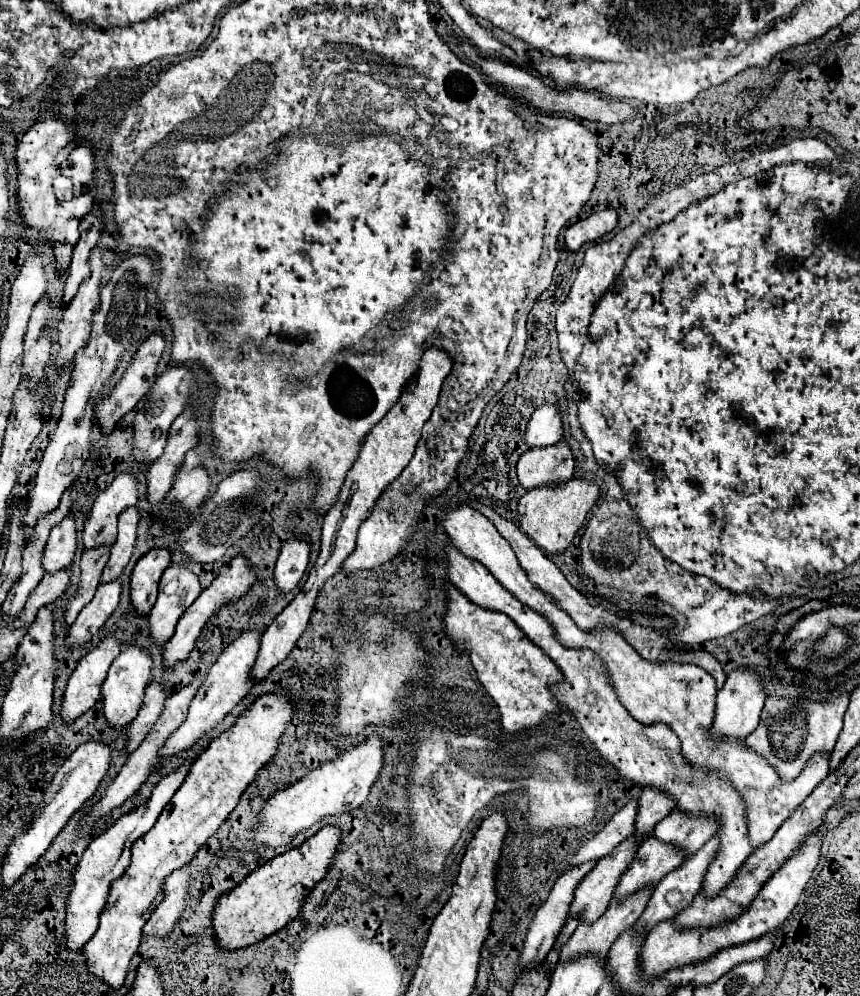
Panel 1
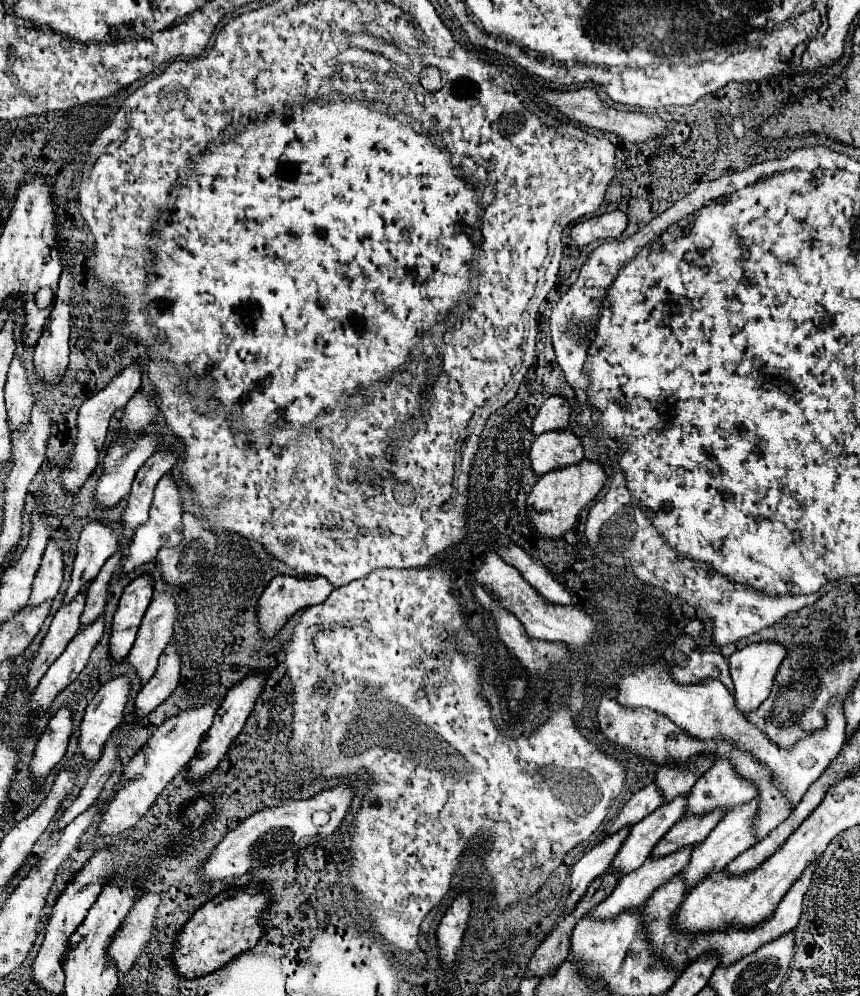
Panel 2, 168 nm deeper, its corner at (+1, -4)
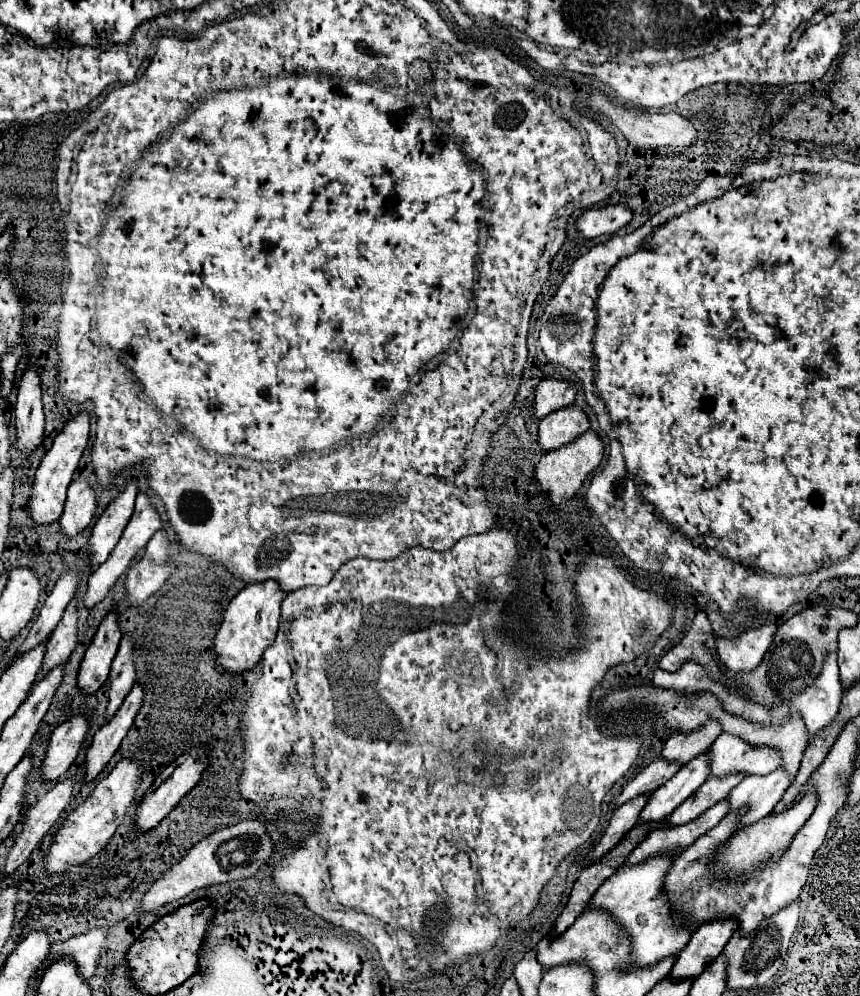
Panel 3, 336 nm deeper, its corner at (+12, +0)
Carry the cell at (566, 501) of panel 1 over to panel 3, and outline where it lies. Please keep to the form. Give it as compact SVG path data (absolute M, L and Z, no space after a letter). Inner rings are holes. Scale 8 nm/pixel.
M586 430L584 434L580 434L578 438L574 438L572 442L568 442L566 446L560 446L552 452L546 452L540 462L536 464L536 480L542 486L542 490L548 490L548 496L554 504L560 504L568 498L572 498L576 494L576 490L582 486L584 478L596 470L596 466L600 464L604 454L604 446L602 440L596 436L596 432Z

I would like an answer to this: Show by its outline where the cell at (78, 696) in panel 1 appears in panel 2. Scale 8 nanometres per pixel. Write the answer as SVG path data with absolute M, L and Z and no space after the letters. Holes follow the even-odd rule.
M61 706L49 720L45 732L41 734L35 748L35 756L29 764L35 782L41 782L51 772L51 768L65 756L71 730L73 730L73 712L69 706Z

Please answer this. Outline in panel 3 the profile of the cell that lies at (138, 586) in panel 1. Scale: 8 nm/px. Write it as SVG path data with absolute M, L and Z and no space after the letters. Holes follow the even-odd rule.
M110 612L104 618L104 622L100 624L100 628L80 664L78 688L84 694L94 694L106 682L110 664L118 652L120 638L122 638L122 634L118 628L118 616L114 612Z

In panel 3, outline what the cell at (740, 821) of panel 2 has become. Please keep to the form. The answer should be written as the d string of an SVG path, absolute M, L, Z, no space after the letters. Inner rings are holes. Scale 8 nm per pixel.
M776 768L772 774L766 776L746 776L728 796L730 810L738 810L742 806L748 808L742 816L740 828L768 816L784 796L784 790L788 786L790 778L784 768Z

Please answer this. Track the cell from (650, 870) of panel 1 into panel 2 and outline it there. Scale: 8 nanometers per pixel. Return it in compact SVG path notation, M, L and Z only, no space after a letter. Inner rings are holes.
M717 810L713 814L707 816L693 816L693 818L683 818L677 824L673 824L673 828L657 842L657 846L651 852L651 858L663 858L667 854L679 852L683 848L695 848L699 846L699 842L703 842L703 838L707 838L707 834L717 826L717 822L723 818L723 812Z

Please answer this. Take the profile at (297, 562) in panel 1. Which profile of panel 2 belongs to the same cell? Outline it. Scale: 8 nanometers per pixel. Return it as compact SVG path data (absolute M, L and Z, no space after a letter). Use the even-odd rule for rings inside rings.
M275 576L259 598L259 606L257 606L259 628L263 630L265 636L275 634L295 612L299 612L309 604L323 602L323 598L327 598L333 589L331 583L323 576L309 578L309 580L297 576Z

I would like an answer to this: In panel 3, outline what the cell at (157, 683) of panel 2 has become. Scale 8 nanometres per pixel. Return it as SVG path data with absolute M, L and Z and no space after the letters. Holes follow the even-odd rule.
M136 684L126 696L116 716L94 734L94 740L86 750L86 776L84 776L86 782L92 782L104 770L108 760L114 756L122 738L130 730L136 712L142 706L142 698L144 698L144 690L140 684Z

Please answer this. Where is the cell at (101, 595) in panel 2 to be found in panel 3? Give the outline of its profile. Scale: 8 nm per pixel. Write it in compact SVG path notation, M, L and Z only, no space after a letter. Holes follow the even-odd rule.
M74 598L68 604L60 624L56 626L56 630L52 632L52 636L50 636L50 640L46 644L44 662L42 662L42 668L40 668L38 676L36 676L36 682L38 682L38 678L46 676L52 668L62 666L70 658L70 654L72 654L72 650L76 646L76 632L78 632L76 624L78 624L78 612L76 612L76 598Z

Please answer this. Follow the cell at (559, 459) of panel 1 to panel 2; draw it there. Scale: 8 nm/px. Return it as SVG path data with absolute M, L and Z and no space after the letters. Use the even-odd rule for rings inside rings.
M571 430L547 432L543 436L537 436L529 452L529 462L537 476L543 476L555 468L579 464L581 460L583 446Z

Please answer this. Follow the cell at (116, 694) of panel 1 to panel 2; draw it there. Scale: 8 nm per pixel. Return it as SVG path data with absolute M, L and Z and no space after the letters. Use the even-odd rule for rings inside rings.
M115 676L107 684L103 684L89 702L79 730L79 746L87 760L99 760L105 742L123 720L129 692L131 680L127 676Z

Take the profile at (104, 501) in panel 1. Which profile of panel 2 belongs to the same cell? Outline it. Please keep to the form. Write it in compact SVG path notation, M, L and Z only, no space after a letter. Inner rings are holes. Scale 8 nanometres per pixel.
M91 520L83 528L77 544L77 556L73 564L71 584L65 592L65 602L75 598L75 594L83 590L83 586L99 574L105 560L111 558L111 554L115 552L117 552L117 534L113 532L113 528L107 522Z

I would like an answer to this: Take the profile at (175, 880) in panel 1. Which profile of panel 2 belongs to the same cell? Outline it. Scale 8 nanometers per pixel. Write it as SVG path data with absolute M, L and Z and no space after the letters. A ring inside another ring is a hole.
M145 892L143 898L137 900L135 910L131 910L121 930L115 934L109 954L115 960L121 974L131 970L131 966L139 960L139 954L143 954L143 946L151 940L159 902L161 894Z

